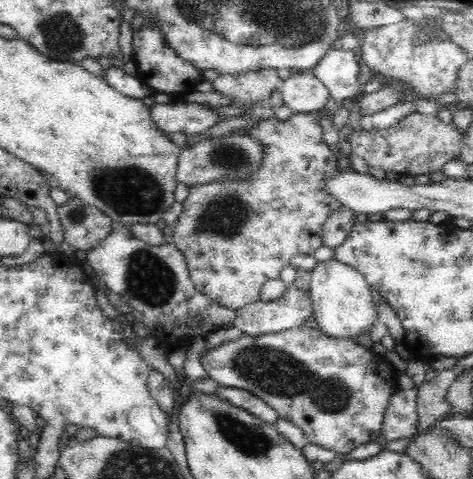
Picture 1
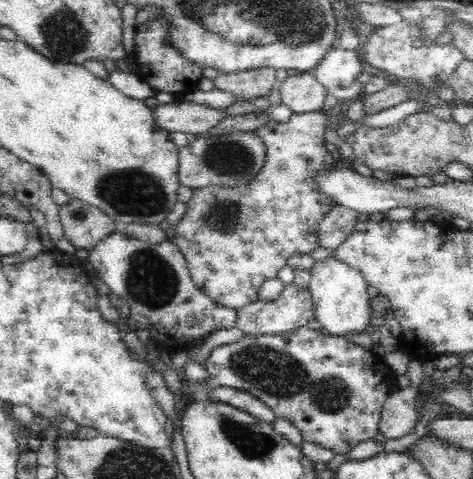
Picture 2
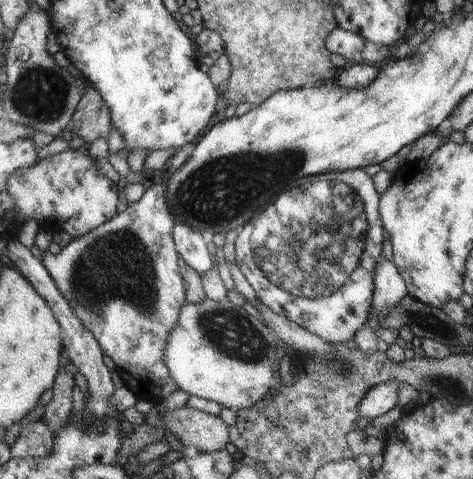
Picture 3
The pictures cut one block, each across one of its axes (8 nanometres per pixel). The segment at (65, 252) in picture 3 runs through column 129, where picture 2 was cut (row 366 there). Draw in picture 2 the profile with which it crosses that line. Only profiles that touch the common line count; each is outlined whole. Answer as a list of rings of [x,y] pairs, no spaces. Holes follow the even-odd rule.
[[[308,326],[278,336],[244,336],[234,344],[218,346],[204,362],[204,368],[216,384],[250,392],[264,402],[276,418],[288,420],[300,432],[304,442],[330,448],[334,454],[350,454],[360,442],[376,438],[380,408],[396,386],[396,378],[382,358],[364,350],[364,346],[348,342],[344,336],[330,336]]]

